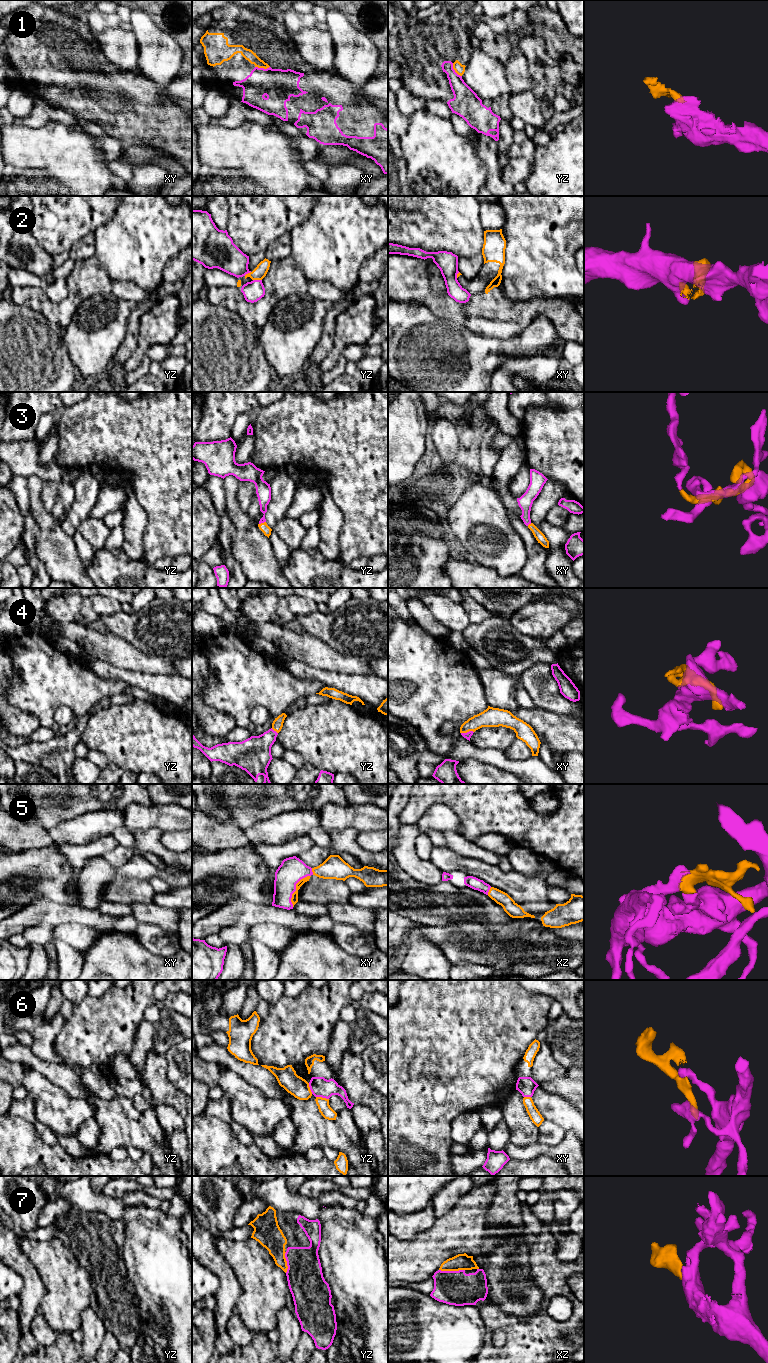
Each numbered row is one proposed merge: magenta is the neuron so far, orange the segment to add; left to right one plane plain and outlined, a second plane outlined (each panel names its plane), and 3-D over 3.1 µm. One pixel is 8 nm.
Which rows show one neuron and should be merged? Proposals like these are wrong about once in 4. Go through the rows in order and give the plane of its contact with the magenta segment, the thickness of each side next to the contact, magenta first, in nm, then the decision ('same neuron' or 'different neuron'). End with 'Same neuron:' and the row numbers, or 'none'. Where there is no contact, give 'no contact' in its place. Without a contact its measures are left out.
1: yz | 190/80 nm | same neuron
2: yz | 160/100 nm | different neuron
3: yz | 120/70 nm | same neuron
4: xy | 50/160 nm | same neuron
5: xy | 200/60 nm | same neuron
6: yz | 160/100 nm | same neuron
7: xz | 280/130 nm | same neuron
Same neuron: 1, 3, 4, 5, 6, 7

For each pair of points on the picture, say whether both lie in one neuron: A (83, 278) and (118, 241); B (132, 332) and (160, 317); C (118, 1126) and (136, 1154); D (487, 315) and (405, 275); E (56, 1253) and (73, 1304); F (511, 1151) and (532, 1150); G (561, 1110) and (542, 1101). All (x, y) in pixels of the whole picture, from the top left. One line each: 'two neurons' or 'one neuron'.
A: two neurons
B: two neurons
C: two neurons
D: one neuron
E: one neuron
F: one neuron
G: one neuron

